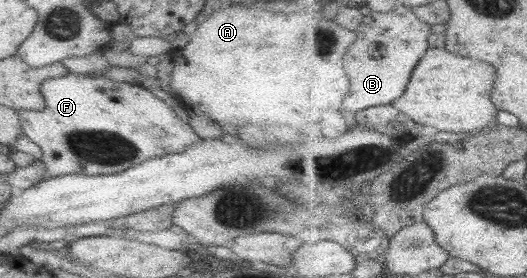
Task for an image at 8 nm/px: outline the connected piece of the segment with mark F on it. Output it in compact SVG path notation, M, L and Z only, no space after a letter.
M68 74L40 83L40 95L44 99L42 111L20 110L17 114L22 134L40 147L40 161L45 165L46 173L50 177L119 173L150 158L184 152L188 146L201 141L170 106L158 100L146 88L132 86L130 83L114 82L103 76Z

